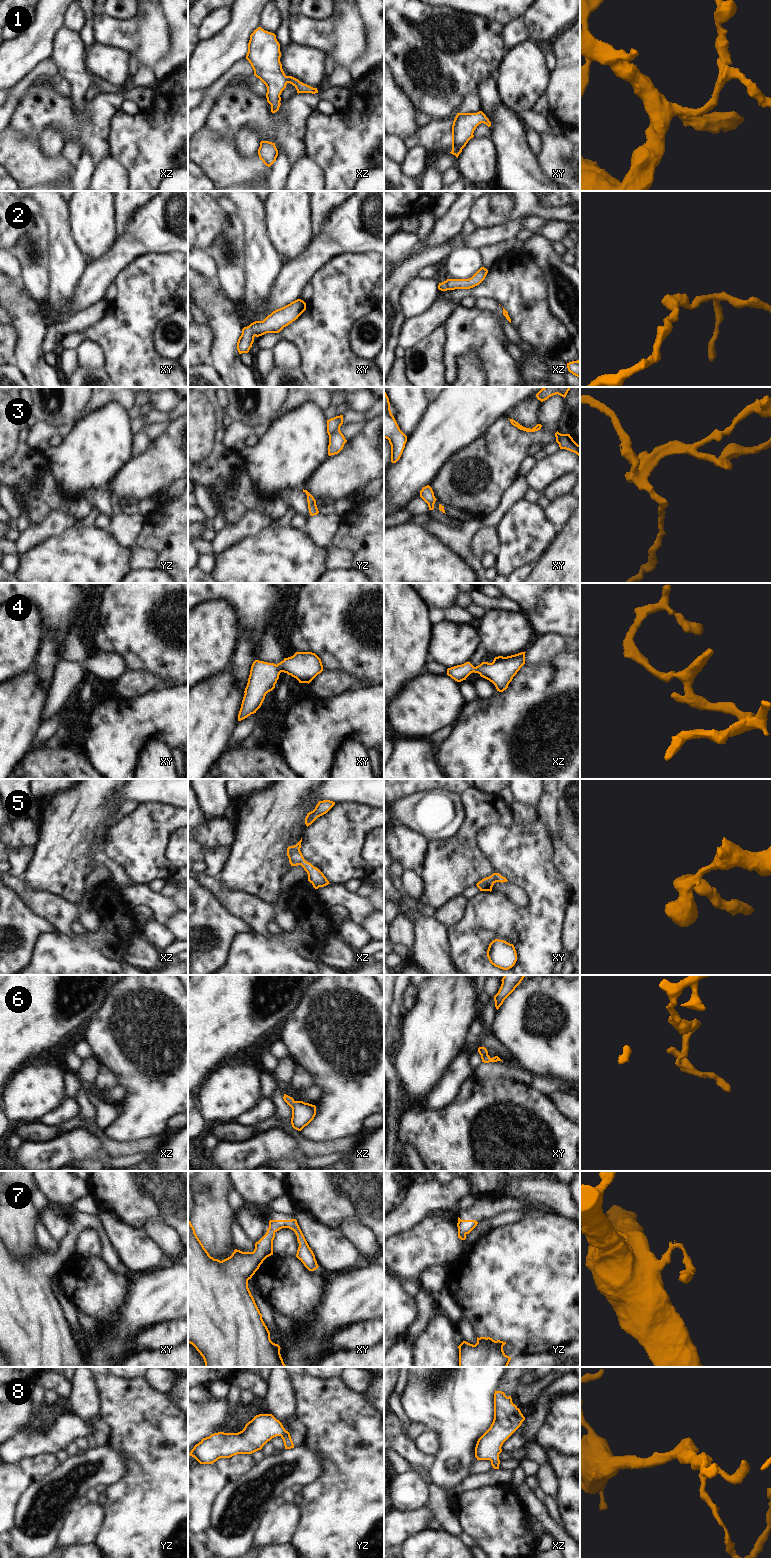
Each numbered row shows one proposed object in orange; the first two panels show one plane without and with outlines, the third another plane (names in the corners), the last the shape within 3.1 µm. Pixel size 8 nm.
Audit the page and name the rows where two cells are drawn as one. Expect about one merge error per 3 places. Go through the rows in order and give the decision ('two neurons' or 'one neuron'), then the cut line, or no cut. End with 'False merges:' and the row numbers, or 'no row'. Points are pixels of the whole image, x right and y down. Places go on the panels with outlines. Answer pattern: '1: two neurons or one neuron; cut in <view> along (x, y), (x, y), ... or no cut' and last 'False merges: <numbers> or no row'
1: one neuron; no cut
2: one neuron; no cut
3: one neuron; no cut
4: one neuron; no cut
5: one neuron; no cut
6: one neuron; no cut
7: one neuron; no cut
8: one neuron; no cut
False merges: no row

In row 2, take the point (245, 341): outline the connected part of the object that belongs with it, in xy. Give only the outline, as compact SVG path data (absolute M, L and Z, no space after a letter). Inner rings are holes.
M297 299L290 304L273 311L263 321L255 321L242 329L237 342L239 354L248 353L254 342L254 337L266 333L279 333L284 327L298 319L306 310L306 303Z

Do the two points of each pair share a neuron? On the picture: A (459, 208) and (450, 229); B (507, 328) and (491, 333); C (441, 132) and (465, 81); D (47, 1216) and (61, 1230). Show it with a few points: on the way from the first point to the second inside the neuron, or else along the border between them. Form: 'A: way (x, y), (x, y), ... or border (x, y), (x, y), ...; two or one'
A: way (458, 213), (450, 224); one
B: border (488, 311), (500, 320), (501, 330), (509, 341); two
C: border (464, 97), (459, 108), (450, 116); two
D: way (50, 1219), (58, 1227); one

